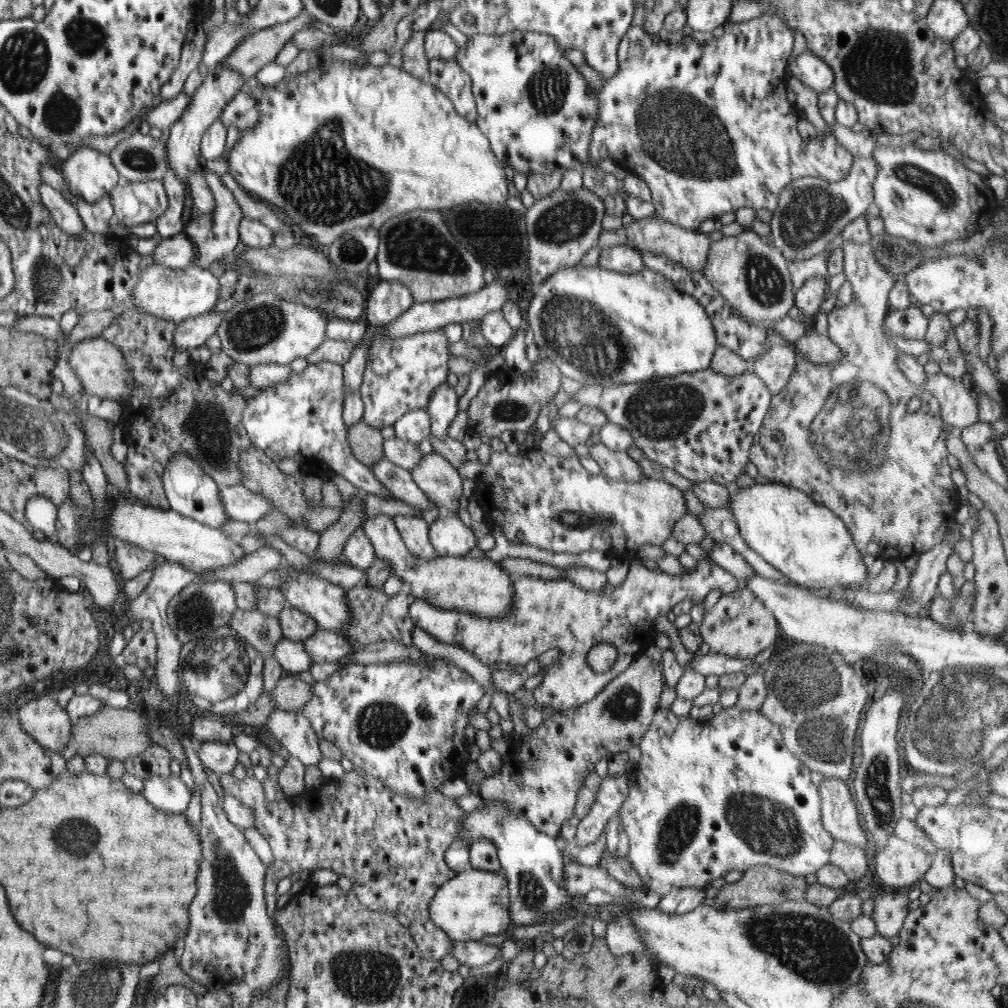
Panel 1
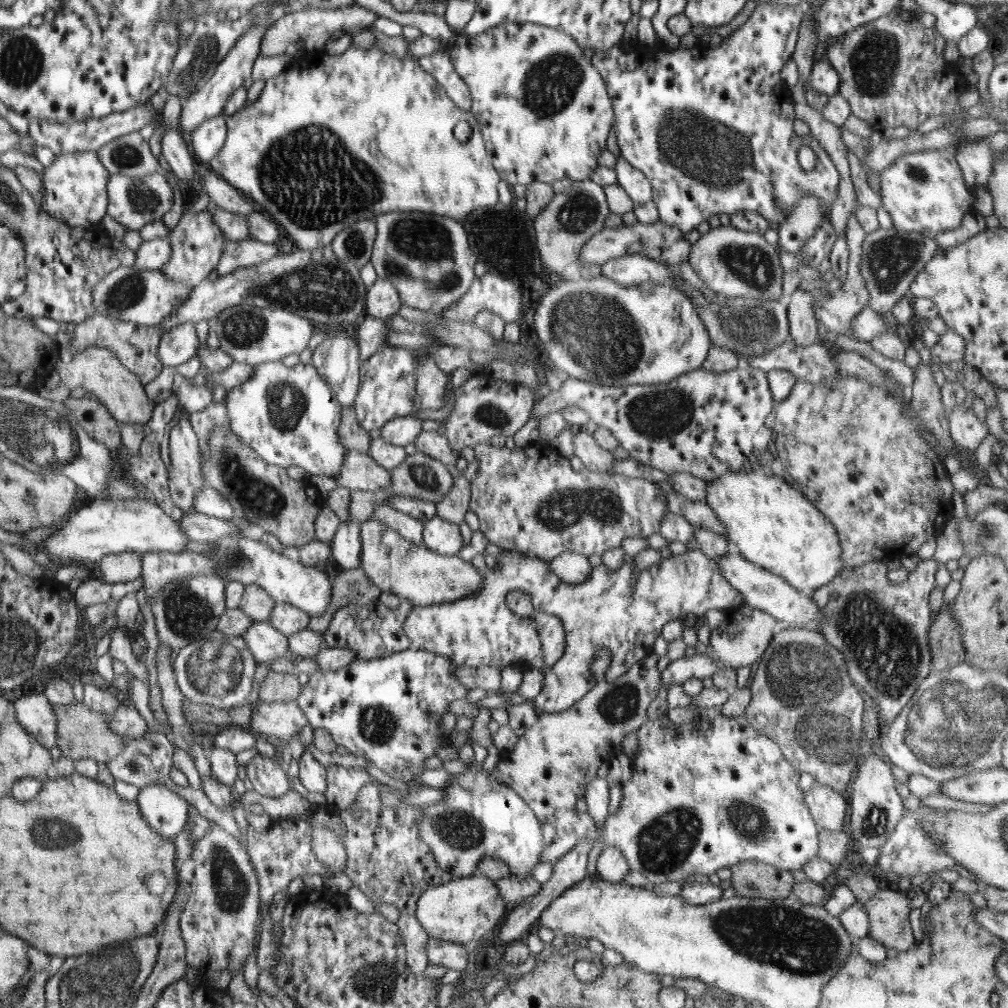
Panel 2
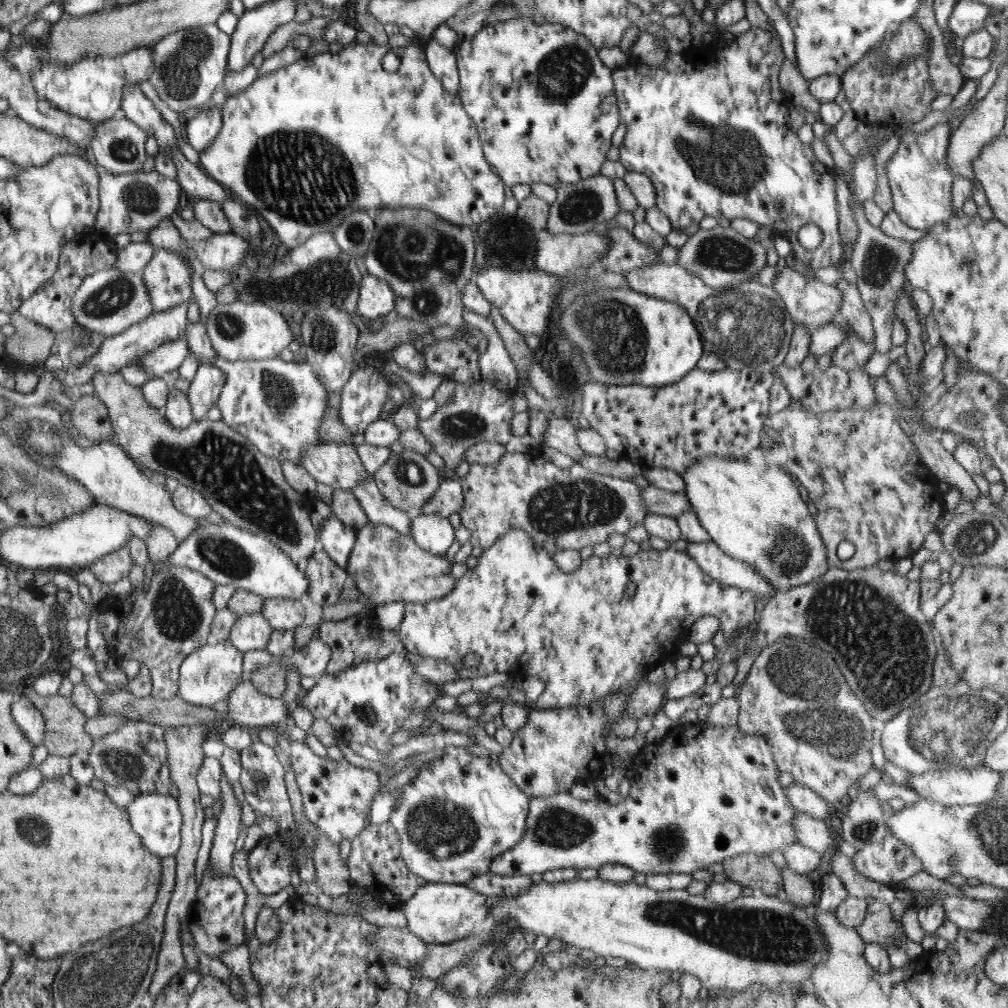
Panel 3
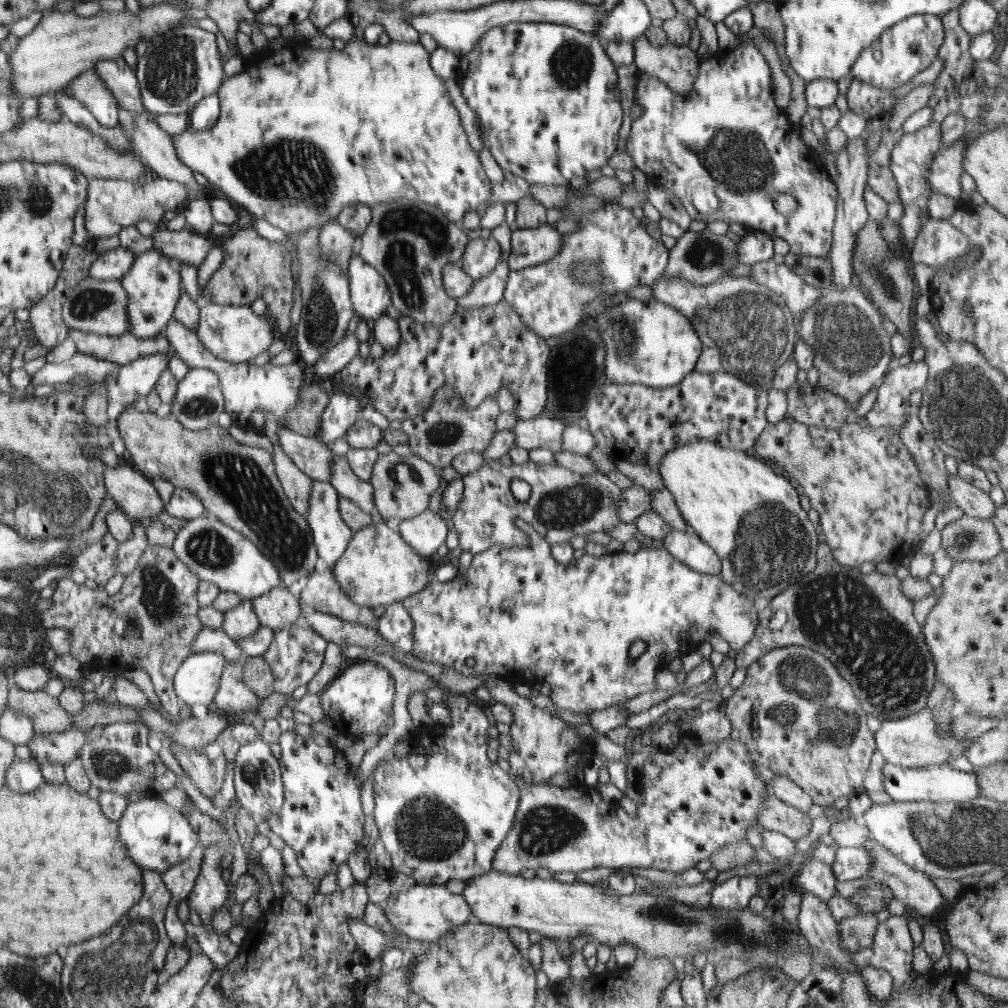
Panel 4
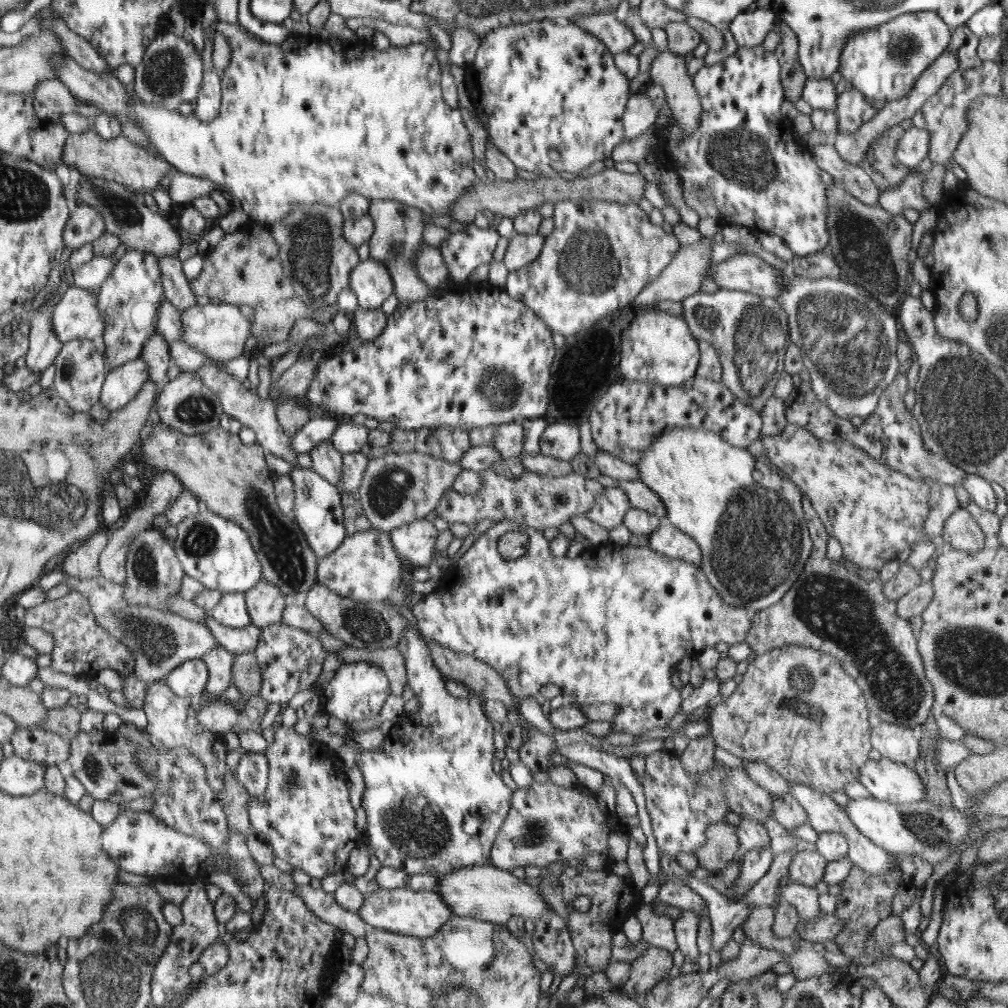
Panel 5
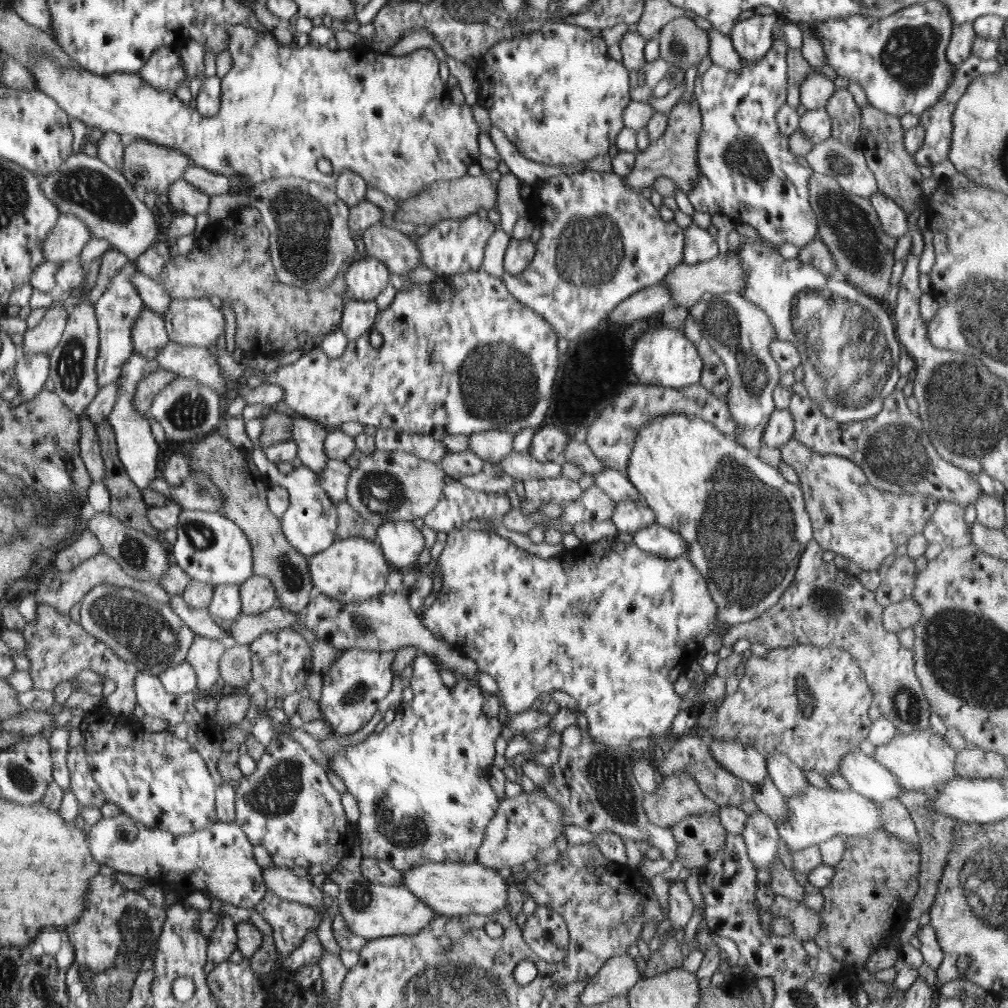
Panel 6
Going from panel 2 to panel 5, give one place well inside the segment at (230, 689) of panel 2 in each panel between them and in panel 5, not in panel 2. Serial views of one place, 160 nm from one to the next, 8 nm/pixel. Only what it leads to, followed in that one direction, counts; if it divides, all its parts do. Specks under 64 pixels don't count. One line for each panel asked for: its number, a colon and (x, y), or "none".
3: (209, 674)
4: (197, 680)
5: (190, 678)

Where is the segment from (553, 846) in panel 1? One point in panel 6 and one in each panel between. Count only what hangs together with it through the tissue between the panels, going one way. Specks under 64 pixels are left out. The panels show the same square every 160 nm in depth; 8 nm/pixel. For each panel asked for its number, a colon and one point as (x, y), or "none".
2: (480, 817)
3: (457, 814)
4: (441, 814)
5: (434, 769)
6: (421, 785)

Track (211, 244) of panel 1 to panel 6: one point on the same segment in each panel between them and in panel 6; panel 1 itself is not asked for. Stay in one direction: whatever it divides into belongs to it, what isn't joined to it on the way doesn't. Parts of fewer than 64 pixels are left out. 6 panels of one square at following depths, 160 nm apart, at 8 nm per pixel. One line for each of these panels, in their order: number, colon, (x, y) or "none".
2: (197, 242)
3: (168, 280)
4: (152, 288)
5: (129, 300)
6: (118, 308)

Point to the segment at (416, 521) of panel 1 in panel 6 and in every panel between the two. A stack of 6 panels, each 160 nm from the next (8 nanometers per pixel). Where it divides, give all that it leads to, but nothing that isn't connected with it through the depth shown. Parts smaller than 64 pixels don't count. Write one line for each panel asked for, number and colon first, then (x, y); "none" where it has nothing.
2: (410, 528)
3: (379, 511)
4: (343, 479)
5: (327, 460)
6: (309, 435)

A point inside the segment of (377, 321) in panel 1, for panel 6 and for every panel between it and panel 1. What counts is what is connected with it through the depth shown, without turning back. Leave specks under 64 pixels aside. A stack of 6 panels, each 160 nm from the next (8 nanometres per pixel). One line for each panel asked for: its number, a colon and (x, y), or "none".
2: (382, 301)
3: (377, 299)
4: (369, 294)
5: (370, 280)
6: (366, 277)

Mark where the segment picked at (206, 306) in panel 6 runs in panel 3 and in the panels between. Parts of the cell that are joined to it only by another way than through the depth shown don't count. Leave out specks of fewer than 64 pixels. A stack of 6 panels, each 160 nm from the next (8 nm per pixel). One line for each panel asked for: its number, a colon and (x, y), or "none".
3: (240, 331)
4: (235, 334)
5: (219, 331)

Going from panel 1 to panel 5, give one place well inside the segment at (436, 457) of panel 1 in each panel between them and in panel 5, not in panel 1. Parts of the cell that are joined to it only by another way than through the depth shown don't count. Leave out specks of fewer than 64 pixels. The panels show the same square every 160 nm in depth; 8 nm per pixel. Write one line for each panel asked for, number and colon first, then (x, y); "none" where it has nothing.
2: (420, 476)
3: (407, 480)
4: (403, 485)
5: (397, 488)

